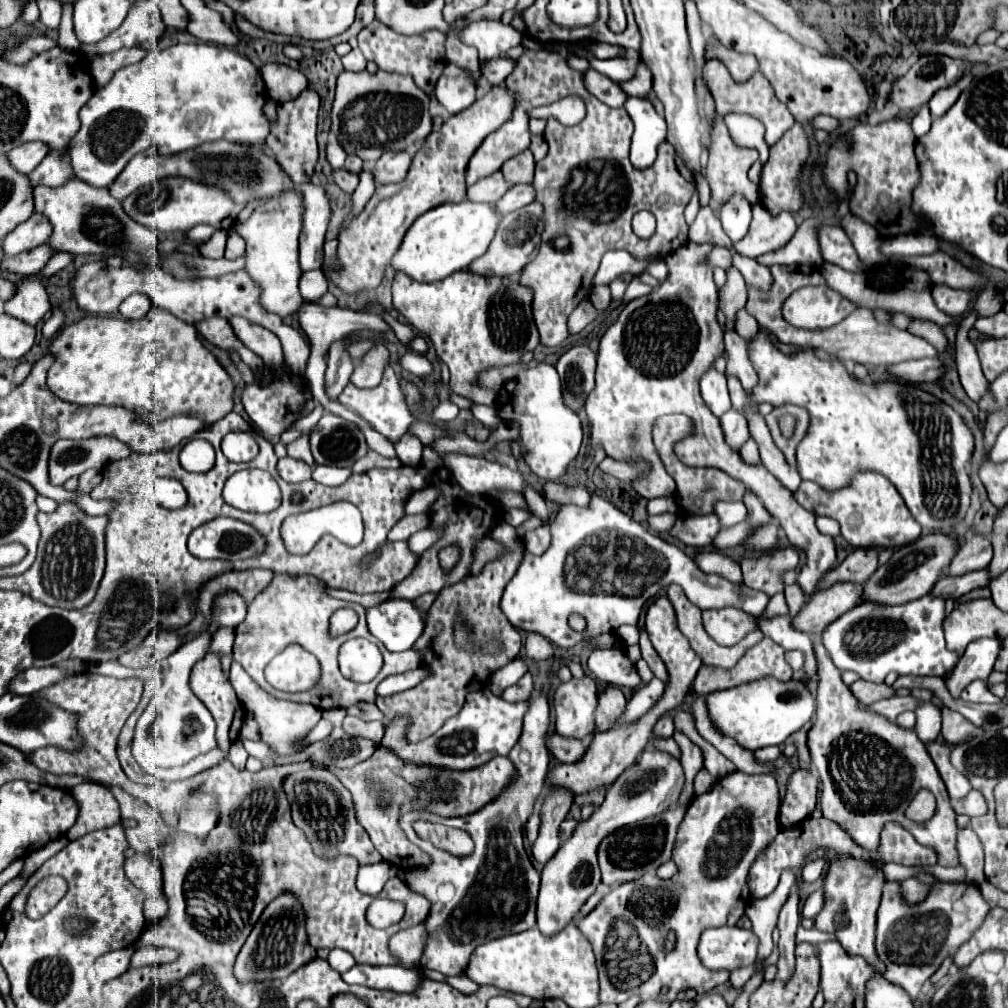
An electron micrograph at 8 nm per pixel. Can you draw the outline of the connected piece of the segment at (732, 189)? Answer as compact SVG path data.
M718 120L718 122L714 124L710 140L712 140L712 144L710 144L710 152L708 152L706 180L708 180L710 188L712 188L712 200L716 202L716 208L714 208L716 216L720 216L720 206L722 206L728 198L732 198L732 196L736 196L736 194L748 198L748 202L752 202L752 204L760 202L758 184L754 184L754 182L748 180L748 170L750 170L750 166L758 160L758 152L752 150L752 148L742 148L742 146L734 144L734 140L730 138L730 132L728 132L728 128L724 128L724 122L722 122L722 120Z

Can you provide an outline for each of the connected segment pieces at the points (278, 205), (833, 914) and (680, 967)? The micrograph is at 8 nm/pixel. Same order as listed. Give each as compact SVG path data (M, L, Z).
M288 190L286 194L280 194L280 198L272 198L260 204L244 224L236 226L240 236L246 240L244 270L262 286L260 302L268 312L274 312L282 318L294 314L300 302L304 302L298 292L298 280L302 274L298 262L300 222L302 222L300 196L294 190Z
M838 856L840 862L832 862L824 880L826 902L822 912L814 918L818 930L826 930L836 936L842 948L852 956L862 956L872 968L874 976L884 974L884 962L880 962L874 942L876 942L876 910L882 898L884 876L874 862L862 862L846 856Z
M740 770L730 772L728 776L720 778L710 792L696 796L690 802L688 812L678 826L672 860L678 864L680 874L676 874L670 880L662 880L658 876L642 876L636 882L620 884L598 902L598 906L578 924L578 928L592 942L596 954L602 1002L620 1004L628 1000L632 994L640 994L642 1000L658 998L662 986L668 988L666 998L670 1002L694 1000L696 996L706 994L718 984L730 980L728 970L714 972L700 962L696 954L700 932L710 926L728 924L730 916L744 914L744 906L748 900L746 896L748 870L756 854L780 832L778 810L780 810L780 794L778 794L778 784L772 776L750 776Z

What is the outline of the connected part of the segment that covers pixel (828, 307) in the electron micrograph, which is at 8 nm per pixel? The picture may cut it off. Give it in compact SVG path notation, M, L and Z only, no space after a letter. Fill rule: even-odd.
M828 286L800 288L782 308L784 318L798 328L830 328L842 322L856 306Z

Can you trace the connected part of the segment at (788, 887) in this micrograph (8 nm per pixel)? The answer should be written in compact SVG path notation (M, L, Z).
M784 870L780 876L780 884L772 894L766 898L756 898L750 900L746 906L746 916L752 920L752 930L760 938L760 950L758 950L758 960L764 960L770 956L774 942L772 942L772 930L776 928L778 922L778 912L788 900L788 894L792 892L792 886L796 884L796 874L792 870Z

